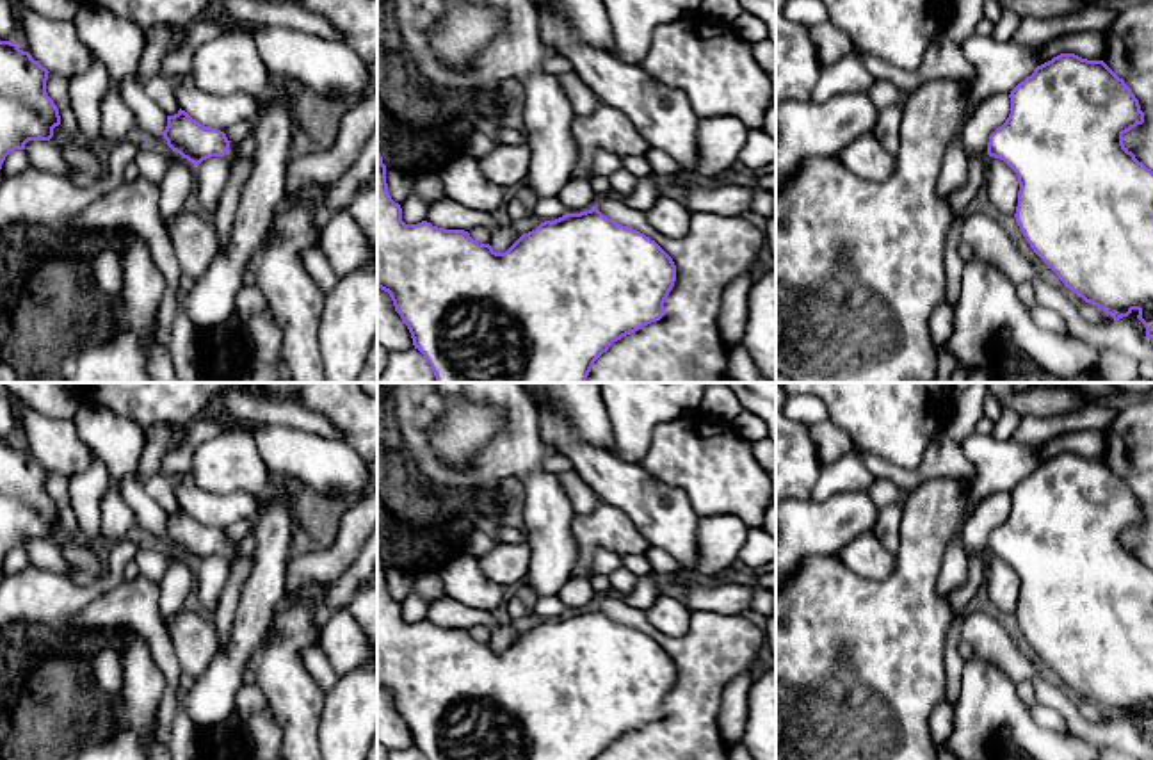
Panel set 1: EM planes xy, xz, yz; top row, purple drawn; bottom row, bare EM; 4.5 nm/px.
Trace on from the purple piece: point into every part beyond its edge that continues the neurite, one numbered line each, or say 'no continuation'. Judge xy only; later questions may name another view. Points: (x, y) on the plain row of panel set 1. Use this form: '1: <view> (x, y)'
1: xy (223, 616)

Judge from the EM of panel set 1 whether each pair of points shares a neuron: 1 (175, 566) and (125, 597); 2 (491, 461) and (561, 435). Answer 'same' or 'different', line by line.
1: different
2: different

